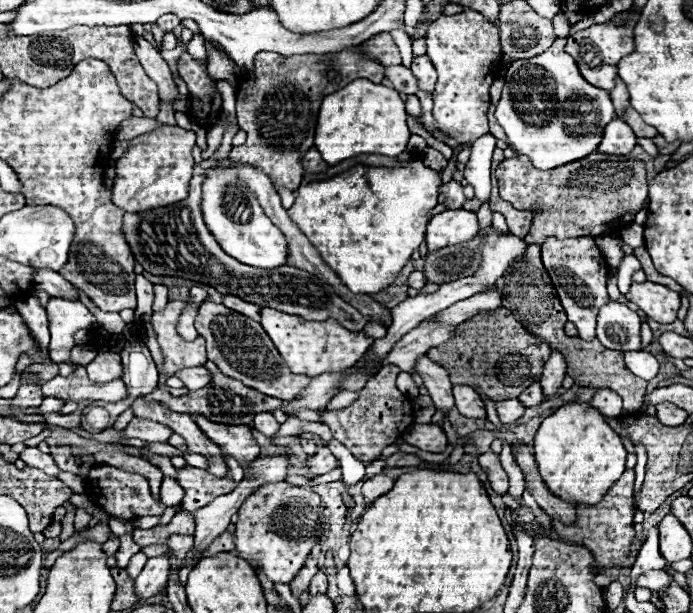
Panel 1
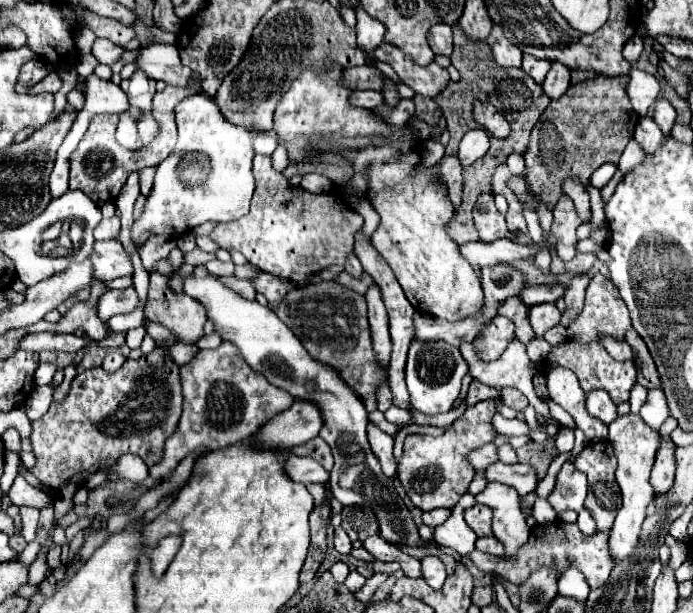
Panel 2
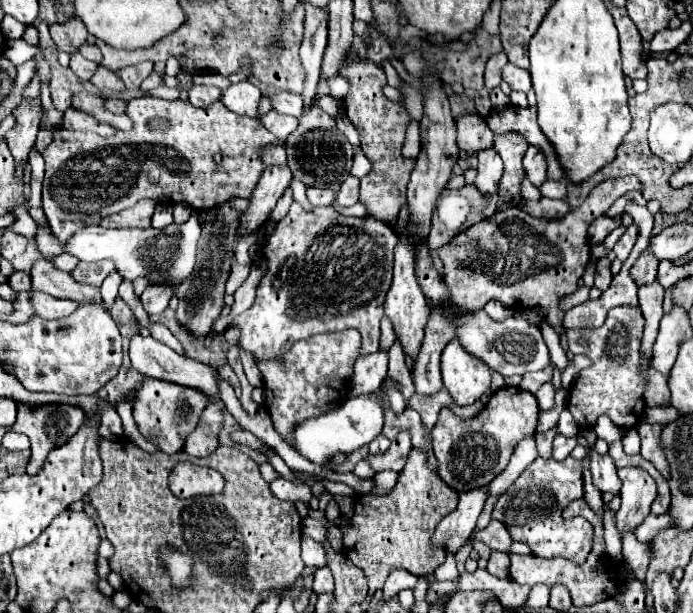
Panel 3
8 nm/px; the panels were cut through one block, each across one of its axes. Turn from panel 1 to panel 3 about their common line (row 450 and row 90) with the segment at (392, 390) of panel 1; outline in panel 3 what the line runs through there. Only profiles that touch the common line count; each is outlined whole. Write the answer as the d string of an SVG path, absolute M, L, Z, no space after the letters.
M348 56L346 66L340 68L340 74L346 76L352 84L350 94L344 98L344 112L354 124L354 128L360 132L362 152L372 162L370 174L360 180L360 202L372 218L394 226L400 208L406 204L406 186L416 166L416 160L402 158L400 154L410 114L402 104L390 102L384 96L382 88L386 86L386 76L378 64L362 60L358 56Z

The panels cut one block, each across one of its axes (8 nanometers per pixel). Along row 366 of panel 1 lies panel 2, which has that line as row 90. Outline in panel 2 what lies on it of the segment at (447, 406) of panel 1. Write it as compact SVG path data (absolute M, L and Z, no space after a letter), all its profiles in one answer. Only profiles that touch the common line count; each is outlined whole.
M380 44L376 50L374 50L374 56L376 60L382 60L382 62L388 62L398 78L410 86L414 92L422 94L422 96L428 96L428 98L434 98L438 96L450 82L450 74L446 68L438 66L436 62L428 64L428 66L420 66L414 62L412 56L400 52L400 48L392 46L392 44Z

